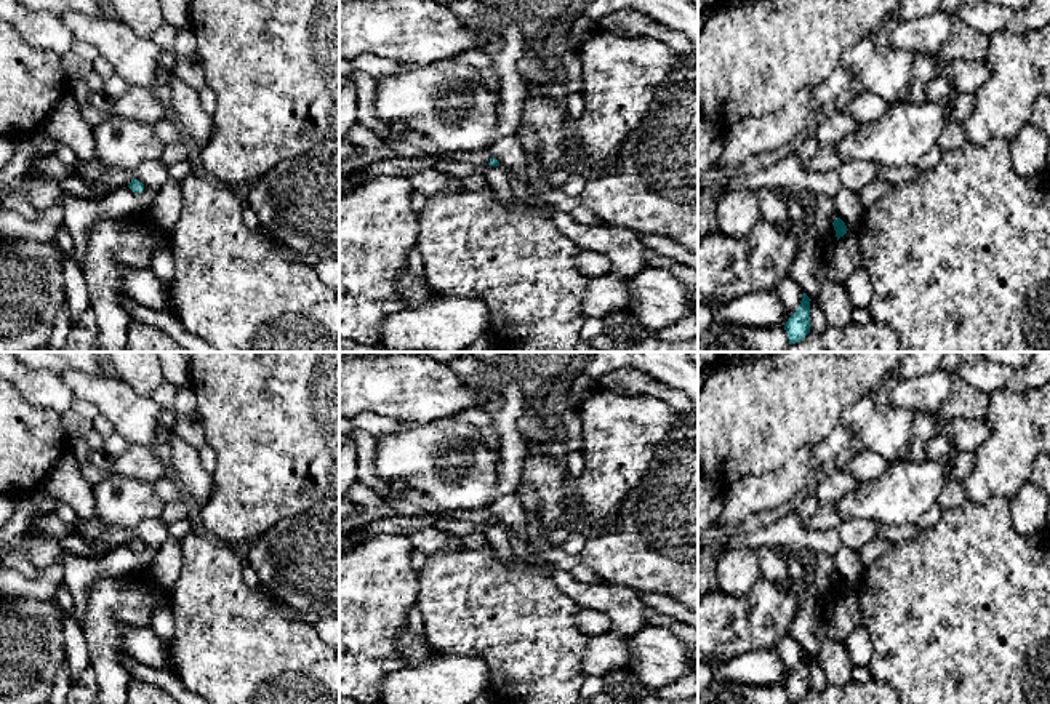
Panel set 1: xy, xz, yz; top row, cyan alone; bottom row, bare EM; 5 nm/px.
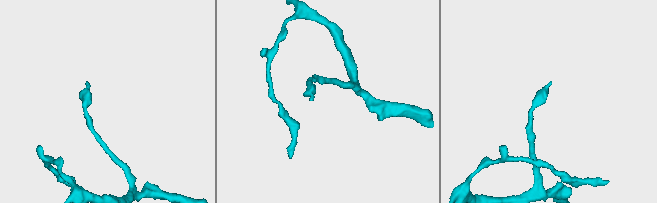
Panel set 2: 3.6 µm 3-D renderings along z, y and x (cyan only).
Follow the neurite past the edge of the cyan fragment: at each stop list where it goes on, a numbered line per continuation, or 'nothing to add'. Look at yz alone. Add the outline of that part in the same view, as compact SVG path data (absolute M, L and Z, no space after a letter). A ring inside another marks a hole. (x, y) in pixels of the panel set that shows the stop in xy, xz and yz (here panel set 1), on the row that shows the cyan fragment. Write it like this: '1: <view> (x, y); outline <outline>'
nothing to add

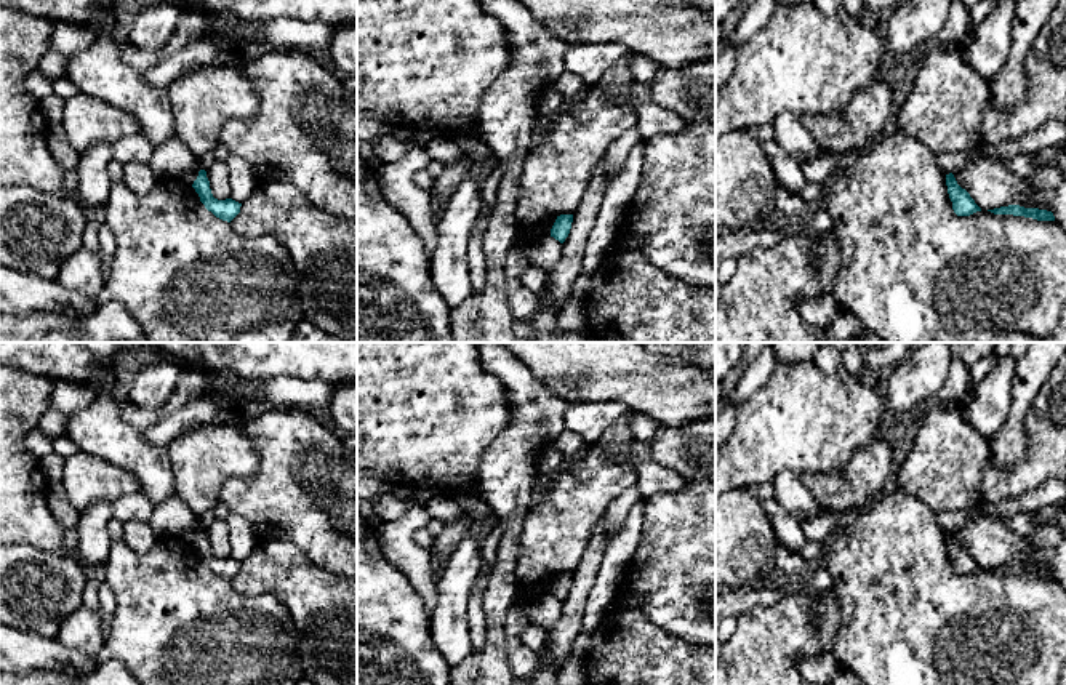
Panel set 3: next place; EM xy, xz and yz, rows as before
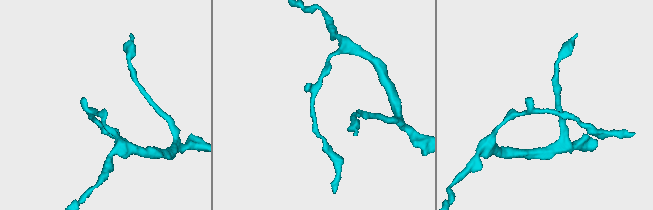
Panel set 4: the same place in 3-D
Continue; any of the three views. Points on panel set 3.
nothing to add

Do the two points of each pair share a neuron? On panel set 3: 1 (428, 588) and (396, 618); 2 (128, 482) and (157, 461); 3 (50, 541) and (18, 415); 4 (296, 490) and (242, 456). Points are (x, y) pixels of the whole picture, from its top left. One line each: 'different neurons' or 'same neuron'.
1: different neurons
2: different neurons
3: same neuron
4: different neurons

